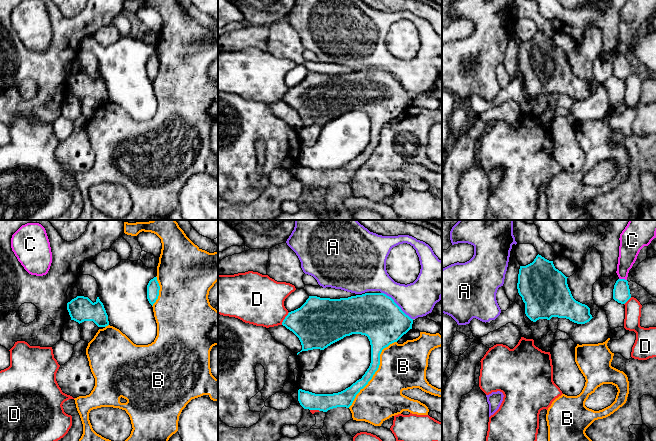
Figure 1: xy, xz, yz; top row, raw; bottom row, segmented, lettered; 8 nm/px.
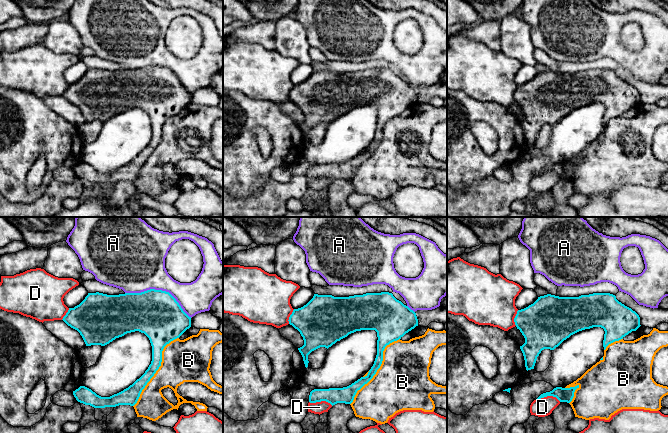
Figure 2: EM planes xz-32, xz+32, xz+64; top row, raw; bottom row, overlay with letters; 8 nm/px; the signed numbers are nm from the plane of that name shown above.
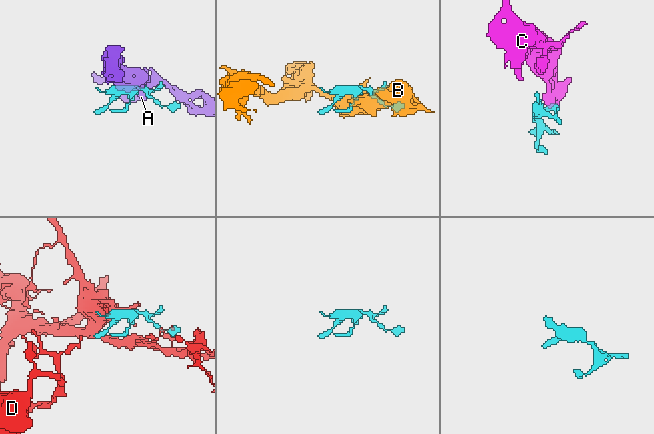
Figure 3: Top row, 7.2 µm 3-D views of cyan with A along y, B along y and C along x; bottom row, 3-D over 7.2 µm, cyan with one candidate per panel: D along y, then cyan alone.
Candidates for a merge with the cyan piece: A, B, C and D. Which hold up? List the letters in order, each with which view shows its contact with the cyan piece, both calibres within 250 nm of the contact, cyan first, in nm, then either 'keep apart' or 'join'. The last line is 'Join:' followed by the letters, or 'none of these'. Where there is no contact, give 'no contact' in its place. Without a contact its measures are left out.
A: meets cyan in xz; 360 nm thick on the cyan side, 280 nm on the other; keep apart
B: meets cyan in xz; 140 nm thick on the cyan side, 360 nm on the other; keep apart
C: meets cyan in yz; 140 nm thick on the cyan side, 160 nm on the other; keep apart
D: meets cyan in xz; 360 nm thick on the cyan side, 380 nm on the other; keep apart
Join: none of these

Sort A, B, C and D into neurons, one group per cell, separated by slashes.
A / B / C / D

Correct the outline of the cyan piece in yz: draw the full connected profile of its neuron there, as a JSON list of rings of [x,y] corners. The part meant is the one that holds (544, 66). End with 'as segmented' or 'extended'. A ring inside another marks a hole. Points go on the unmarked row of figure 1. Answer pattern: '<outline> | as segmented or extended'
[[[539,30],[532,39],[520,42],[517,65],[531,97],[558,93],[585,100],[593,94],[590,84],[573,74],[567,54]]] | as segmented

